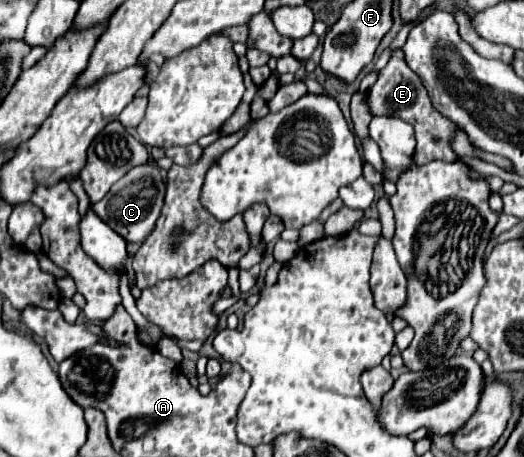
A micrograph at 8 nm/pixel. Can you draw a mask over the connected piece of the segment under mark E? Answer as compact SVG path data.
M395 49L389 63L381 69L377 83L369 91L369 105L371 105L373 115L393 115L393 117L399 117L405 123L413 125L415 139L417 139L417 151L413 155L413 161L417 165L425 165L433 159L441 159L441 161L449 161L449 163L459 159L457 153L453 151L451 143L453 143L455 133L461 129L451 119L445 119L445 115L441 115L433 107L429 93L425 91L421 79L405 63L405 55L401 49Z

